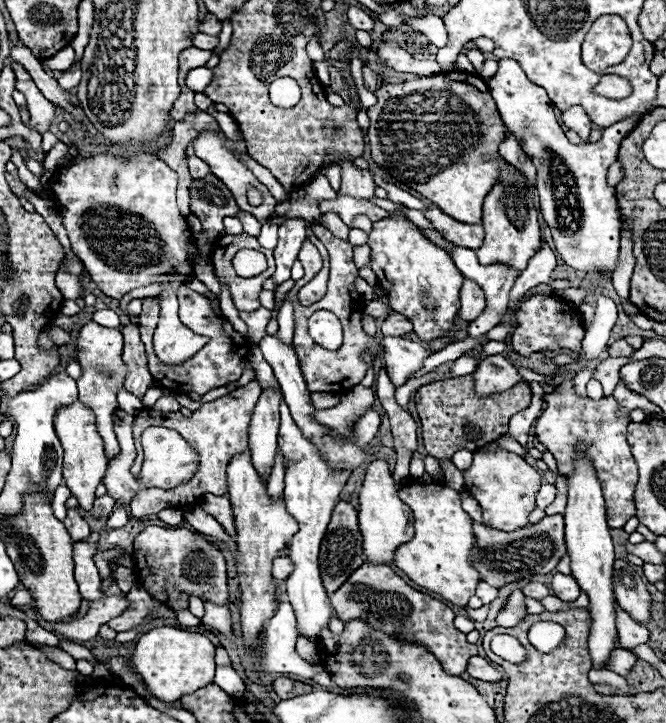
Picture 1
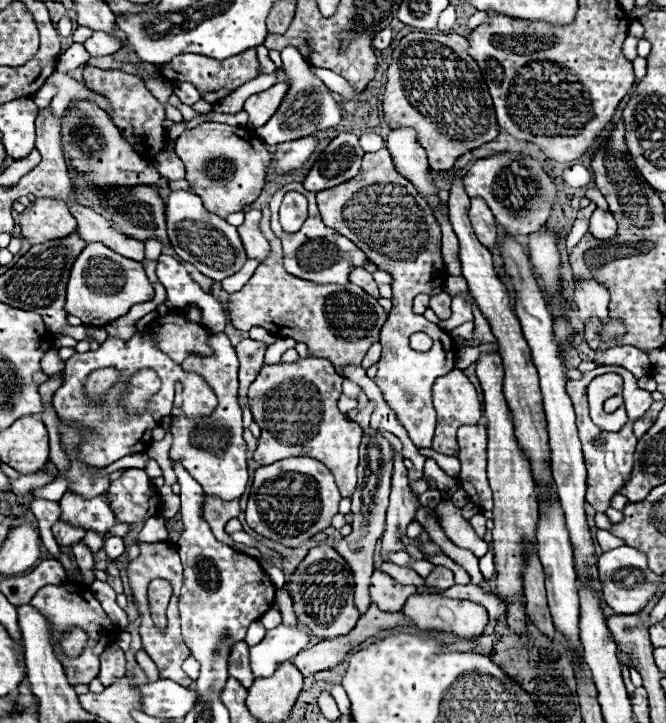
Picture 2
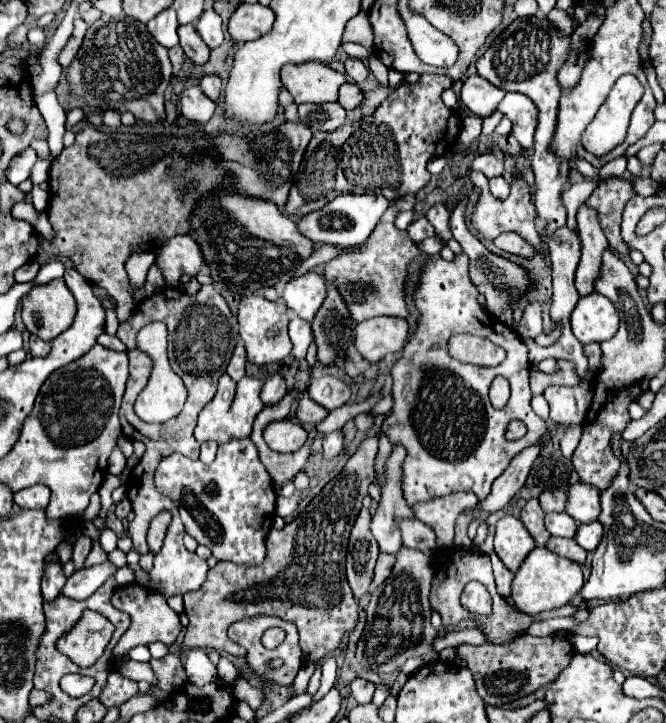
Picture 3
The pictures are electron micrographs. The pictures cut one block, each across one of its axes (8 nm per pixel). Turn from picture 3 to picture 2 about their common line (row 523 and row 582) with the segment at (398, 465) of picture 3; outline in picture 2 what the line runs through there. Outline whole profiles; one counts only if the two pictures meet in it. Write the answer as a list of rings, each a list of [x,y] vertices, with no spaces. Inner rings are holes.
[[[374,570],[374,574],[372,574],[372,584],[370,584],[372,602],[376,602],[378,608],[384,612],[400,612],[404,602],[408,600],[408,596],[416,590],[418,588],[414,588],[414,586],[398,584],[394,578],[390,578],[384,572]]]

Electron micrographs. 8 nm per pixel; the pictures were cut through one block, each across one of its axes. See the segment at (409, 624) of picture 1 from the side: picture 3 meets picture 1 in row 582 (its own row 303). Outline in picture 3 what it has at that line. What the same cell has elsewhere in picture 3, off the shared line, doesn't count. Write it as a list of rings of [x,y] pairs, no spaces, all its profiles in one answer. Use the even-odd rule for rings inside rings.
[[[390,206],[380,218],[376,230],[356,252],[340,252],[334,260],[326,262],[324,276],[330,284],[336,286],[344,304],[354,322],[362,322],[374,316],[396,316],[406,318],[408,308],[404,300],[404,284],[408,276],[408,266],[414,258],[420,256],[420,248],[412,242],[406,230],[398,230],[394,220],[398,216],[398,208]]]

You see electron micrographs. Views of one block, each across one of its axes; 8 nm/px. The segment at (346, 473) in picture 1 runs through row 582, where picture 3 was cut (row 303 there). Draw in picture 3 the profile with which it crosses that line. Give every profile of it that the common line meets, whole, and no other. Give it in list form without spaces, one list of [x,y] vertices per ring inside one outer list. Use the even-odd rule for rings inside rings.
[[[306,272],[286,284],[282,298],[300,318],[312,320],[326,298],[326,280],[322,274]]]

